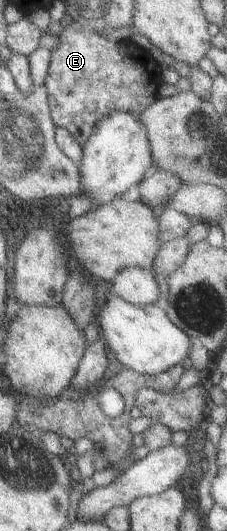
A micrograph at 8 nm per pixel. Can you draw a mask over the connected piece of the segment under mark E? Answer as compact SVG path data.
M70 22L57 36L56 47L49 51L46 61L47 74L44 87L52 121L56 127L64 128L81 146L86 143L95 123L113 111L141 112L158 98L158 88L162 87L159 73L160 62L154 61L148 50L129 40L113 42L103 39L99 32L78 22Z

